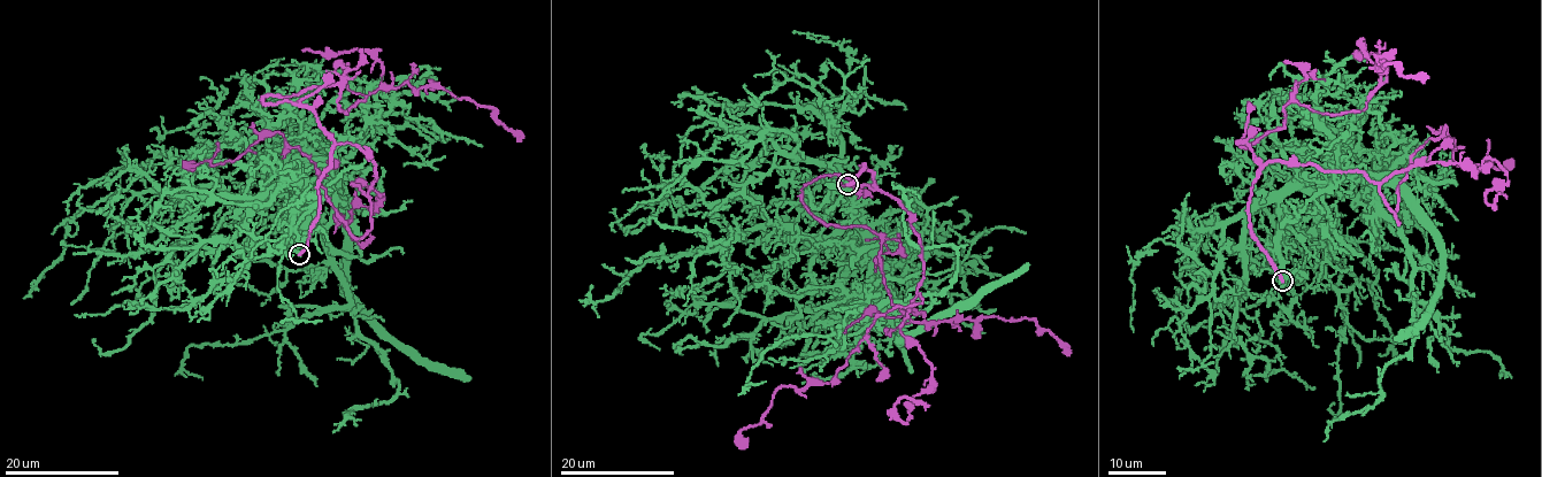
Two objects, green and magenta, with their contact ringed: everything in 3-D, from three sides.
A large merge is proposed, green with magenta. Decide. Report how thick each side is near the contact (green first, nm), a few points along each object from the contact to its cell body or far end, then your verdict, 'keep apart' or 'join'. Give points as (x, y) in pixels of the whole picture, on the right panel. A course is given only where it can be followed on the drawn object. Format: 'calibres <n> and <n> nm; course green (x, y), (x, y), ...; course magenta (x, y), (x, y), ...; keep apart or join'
calibres 460 and 320 nm; course green (1281, 282), (1280, 201), (1310, 182), (1368, 182), (1412, 264), (1414, 341), (1373, 406), (1335, 418), (1324, 441); course magenta (1281, 282), (1250, 228), (1259, 164), (1237, 141), (1282, 127), (1289, 101), (1362, 112), (1378, 58), (1428, 76); keep apart

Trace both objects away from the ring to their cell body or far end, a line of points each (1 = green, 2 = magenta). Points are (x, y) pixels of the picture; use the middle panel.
1: (848, 184), (868, 252), (866, 301), (892, 310), (945, 290), (957, 254), (915, 247), (894, 182)
2: (848, 184), (862, 164), (875, 187), (818, 177), (804, 202), (880, 237), (912, 321), (1029, 318), (1069, 355)

